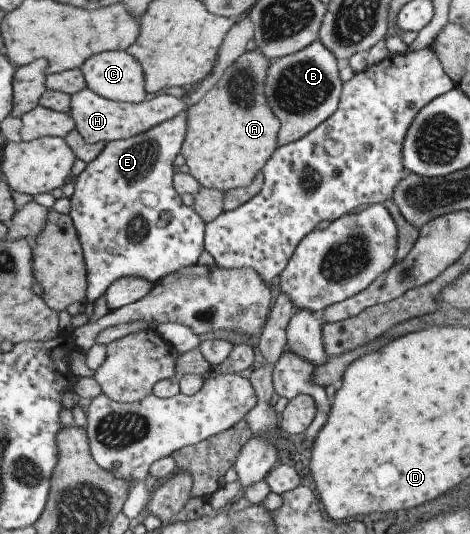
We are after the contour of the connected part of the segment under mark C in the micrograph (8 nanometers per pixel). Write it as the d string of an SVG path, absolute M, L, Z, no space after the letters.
M103 51L94 54L83 61L79 70L84 78L85 87L104 99L122 103L138 103L145 98L142 68L125 51Z

